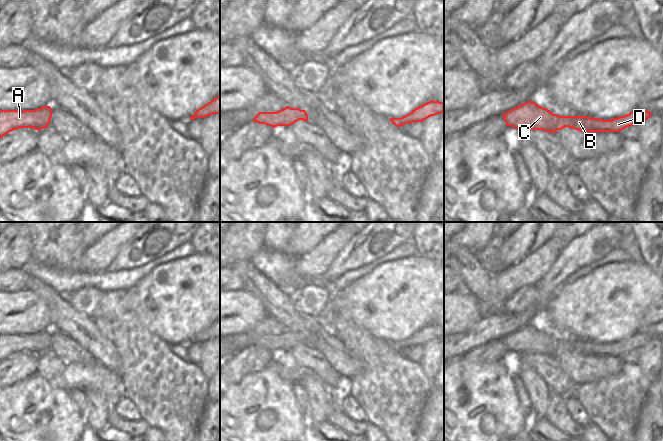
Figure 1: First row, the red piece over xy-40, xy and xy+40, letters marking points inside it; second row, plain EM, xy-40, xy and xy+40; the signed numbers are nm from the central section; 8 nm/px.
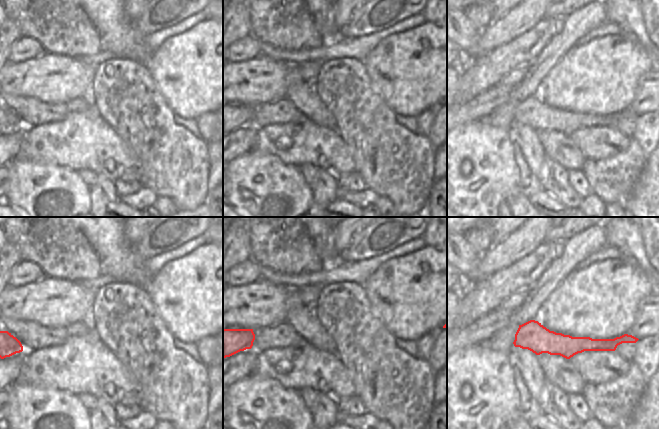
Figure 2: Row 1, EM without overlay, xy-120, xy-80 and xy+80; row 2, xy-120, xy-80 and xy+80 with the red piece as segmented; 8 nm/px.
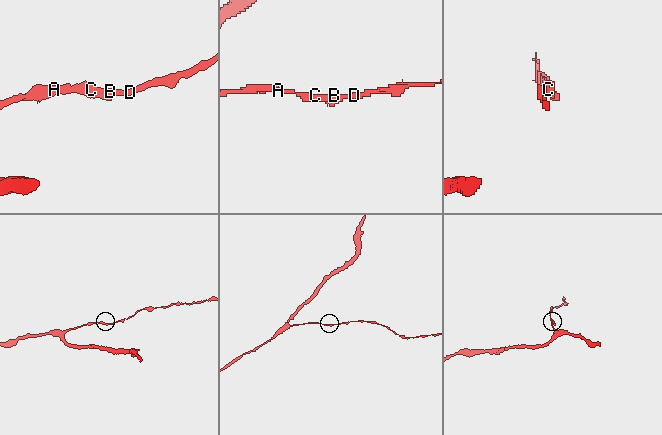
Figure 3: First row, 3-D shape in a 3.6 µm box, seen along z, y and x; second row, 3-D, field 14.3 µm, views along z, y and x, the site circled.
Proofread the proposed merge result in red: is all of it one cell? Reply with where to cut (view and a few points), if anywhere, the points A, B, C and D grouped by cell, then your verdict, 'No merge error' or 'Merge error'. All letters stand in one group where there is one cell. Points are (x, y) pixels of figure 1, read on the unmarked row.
No split. Groups: A B C D. No merge error

